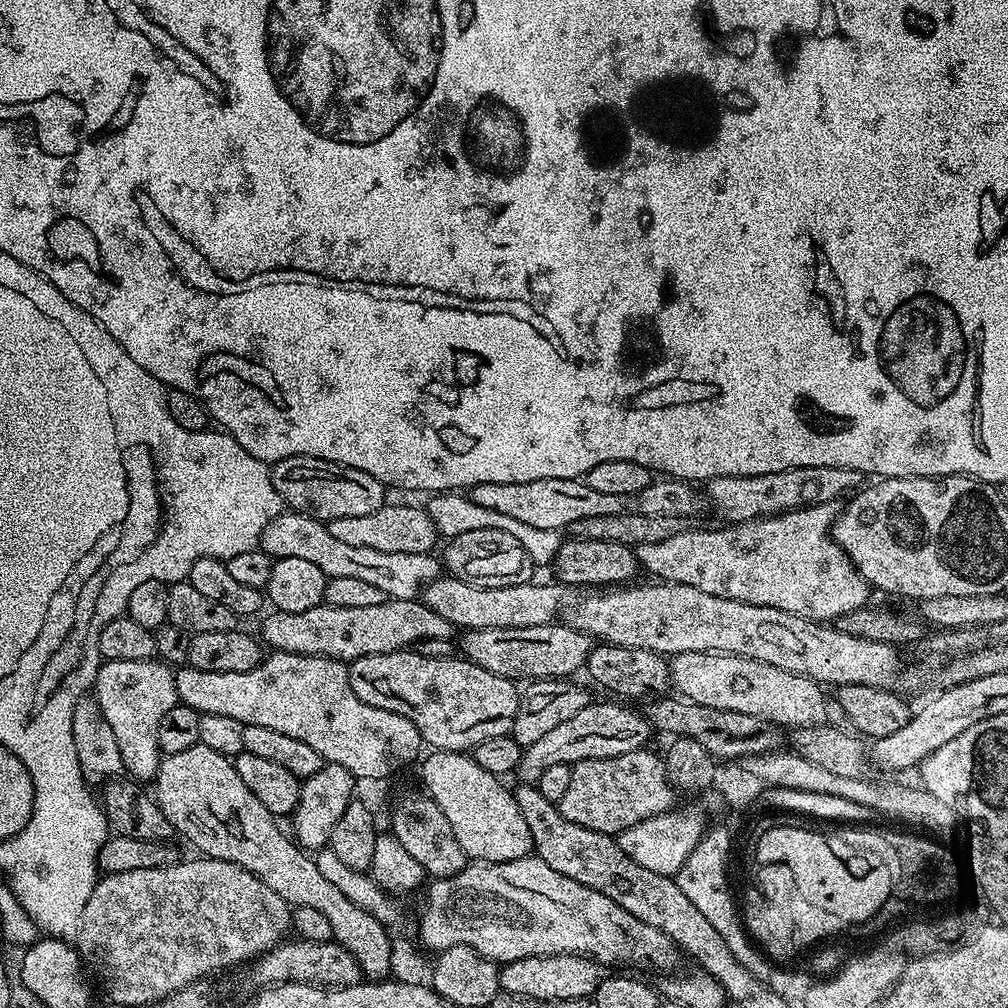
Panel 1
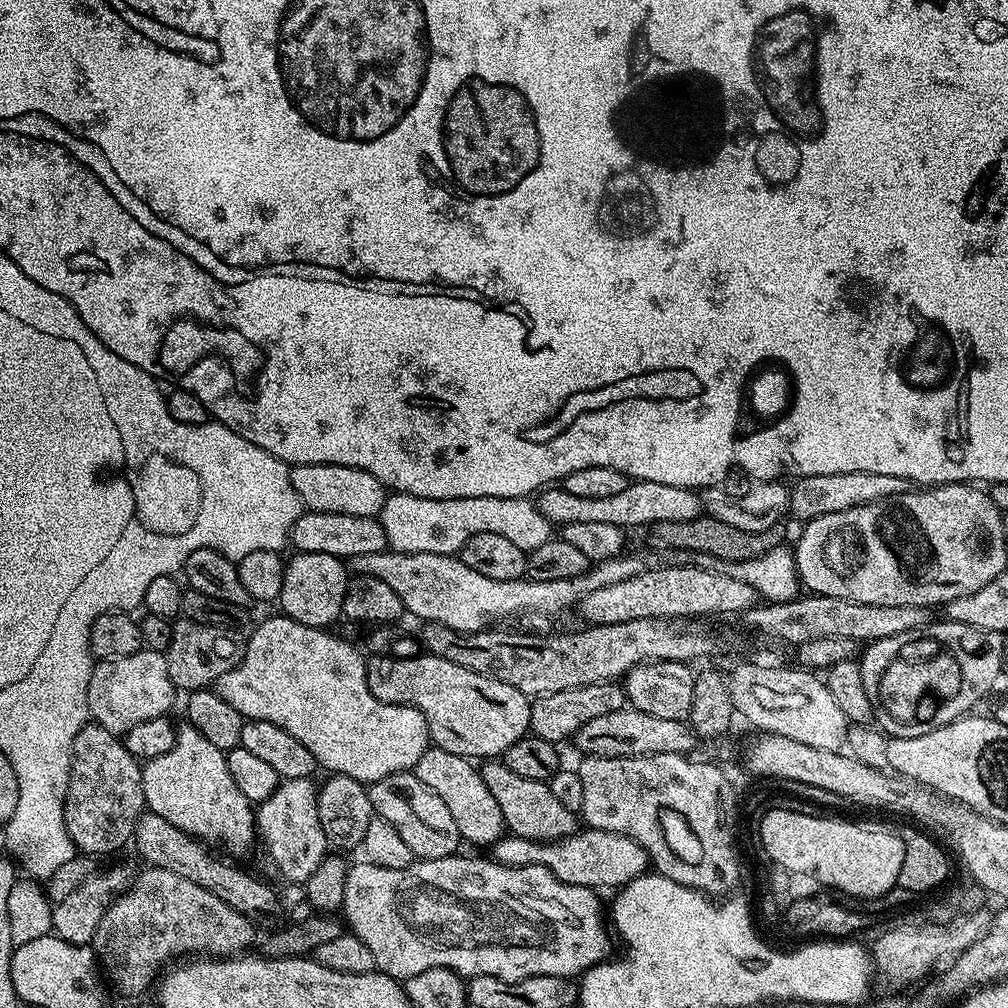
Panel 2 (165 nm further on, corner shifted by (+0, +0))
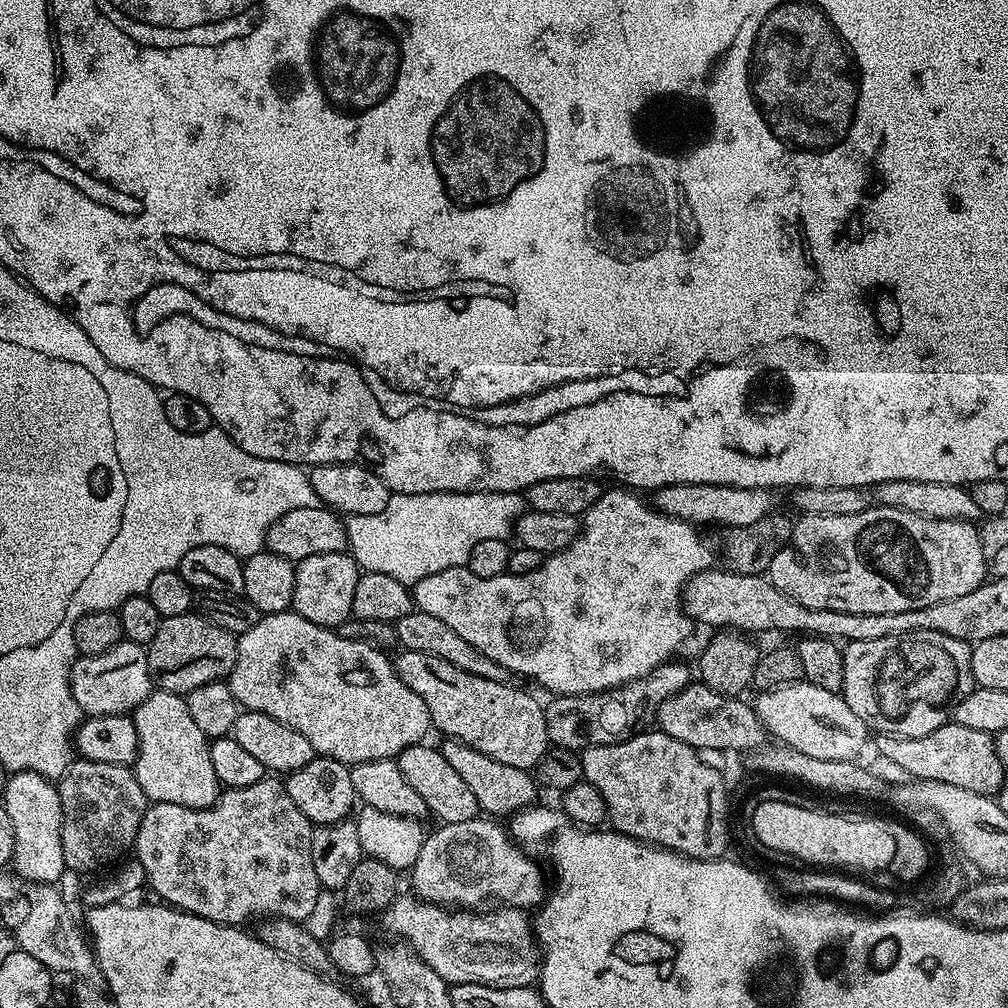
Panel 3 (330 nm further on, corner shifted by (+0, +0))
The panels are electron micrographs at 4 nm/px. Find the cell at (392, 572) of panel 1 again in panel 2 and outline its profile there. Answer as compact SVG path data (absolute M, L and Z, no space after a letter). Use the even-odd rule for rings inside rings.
M385 550L378 554L353 556L350 568L353 573L370 578L379 578L402 598L405 613L414 615L420 622L442 622L450 630L459 632L483 632L489 626L496 626L499 620L516 620L521 629L544 634L563 612L579 605L581 598L607 584L622 582L636 576L642 570L634 557L629 554L613 556L611 560L593 563L582 576L566 578L562 582L534 582L527 578L519 580L495 580L470 570L466 562L455 555L414 554L413 552L394 552Z

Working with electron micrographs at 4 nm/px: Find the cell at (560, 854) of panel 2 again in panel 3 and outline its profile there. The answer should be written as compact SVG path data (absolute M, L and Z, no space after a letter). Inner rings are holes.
M477 818L470 822L441 823L424 837L422 854L412 863L411 891L430 904L441 906L455 906L460 910L476 910L479 904L488 899L497 900L497 905L509 908L528 910L531 904L539 905L545 899L544 876L535 859L529 856L515 840L512 839L509 829L503 823L492 818Z

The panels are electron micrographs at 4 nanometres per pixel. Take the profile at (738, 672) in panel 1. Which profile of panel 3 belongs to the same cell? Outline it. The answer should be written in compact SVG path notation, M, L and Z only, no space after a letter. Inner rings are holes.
M797 682L779 685L769 692L760 692L757 697L754 707L758 718L764 723L765 733L769 737L776 736L772 738L794 750L802 750L802 754L810 754L810 758L856 760L868 736L870 740L868 725L858 718L858 714L854 714L854 710L850 710L850 706L846 706L840 692Z

